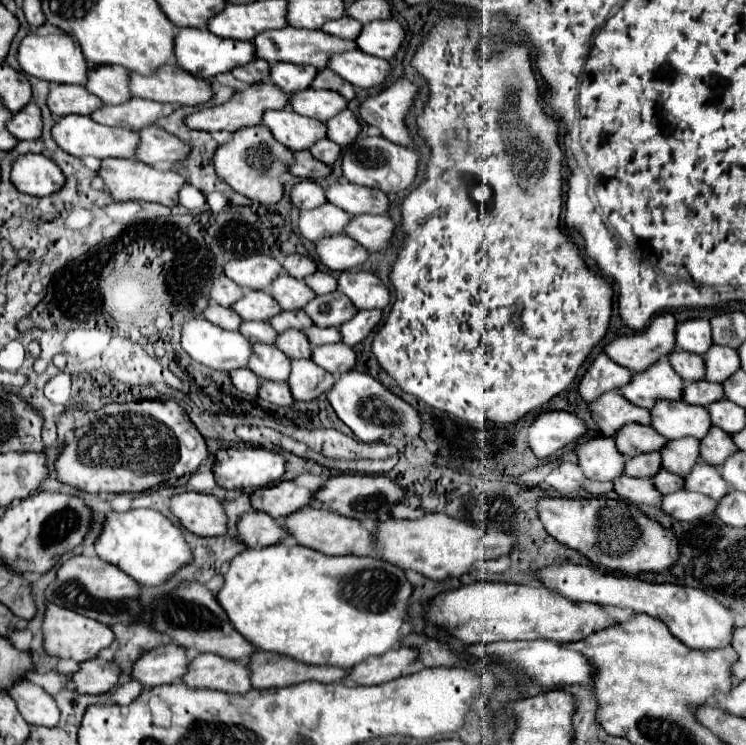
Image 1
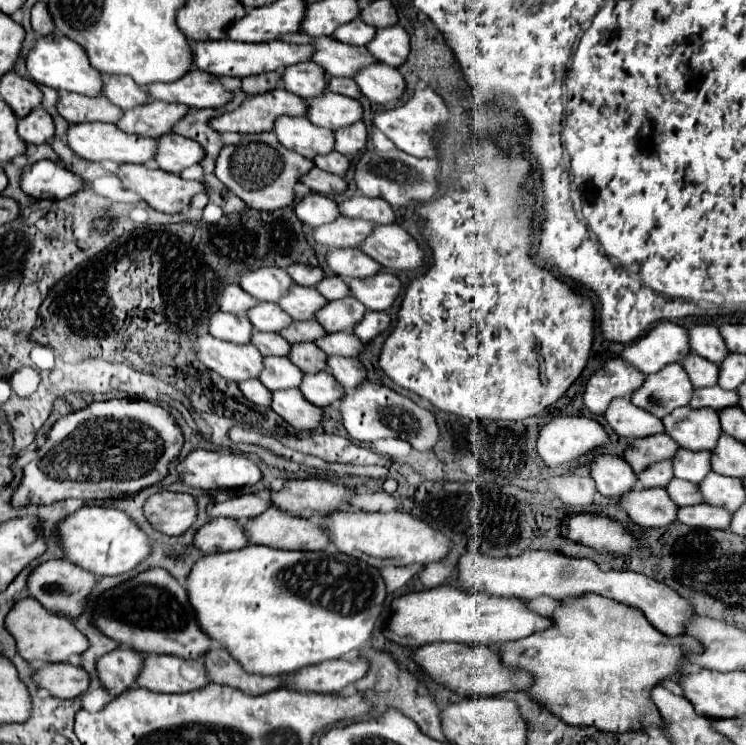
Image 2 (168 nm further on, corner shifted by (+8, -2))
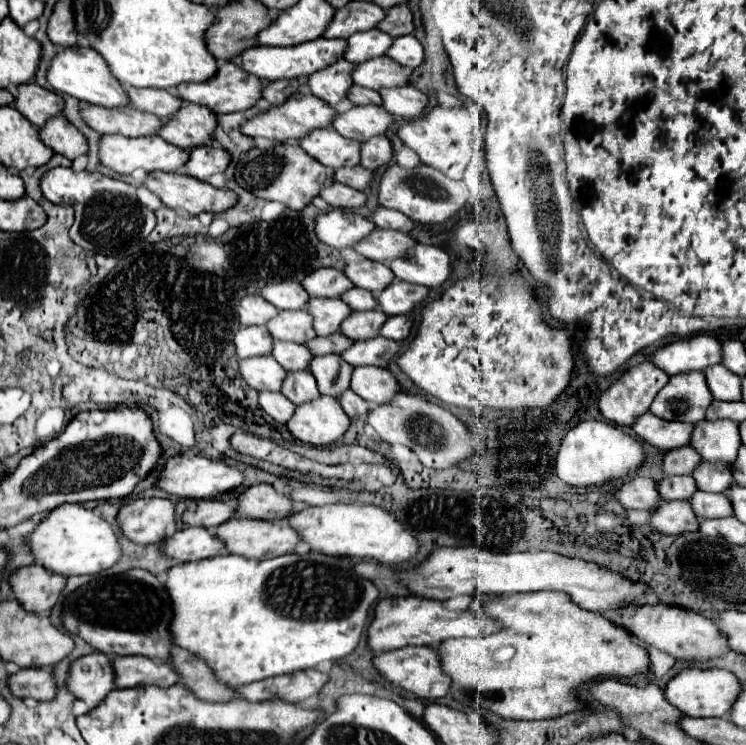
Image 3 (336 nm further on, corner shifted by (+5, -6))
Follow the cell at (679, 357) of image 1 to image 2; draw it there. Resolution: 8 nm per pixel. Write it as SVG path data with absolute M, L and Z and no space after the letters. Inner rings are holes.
M689 354L683 362L683 368L687 370L695 388L707 388L707 386L717 384L719 366L715 362L709 362L707 358L701 358L697 354Z

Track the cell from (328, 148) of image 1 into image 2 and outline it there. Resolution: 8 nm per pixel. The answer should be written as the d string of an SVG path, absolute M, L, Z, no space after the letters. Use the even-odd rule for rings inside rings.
M331 152L327 156L317 156L315 164L317 164L317 168L321 168L325 172L331 172L331 174L339 174L339 176L345 176L345 172L351 166L349 158L339 154L339 152Z

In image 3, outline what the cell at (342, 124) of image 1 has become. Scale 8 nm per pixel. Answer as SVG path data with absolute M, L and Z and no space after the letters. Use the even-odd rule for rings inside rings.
M374 136L360 146L360 166L368 170L376 170L386 166L392 158L392 146L386 136Z

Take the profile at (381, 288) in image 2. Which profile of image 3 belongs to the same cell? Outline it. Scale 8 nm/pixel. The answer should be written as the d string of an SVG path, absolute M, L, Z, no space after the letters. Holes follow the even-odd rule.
M394 280L390 286L386 286L378 296L378 308L386 316L396 316L396 314L406 314L410 312L416 304L420 304L428 296L428 288L420 284L408 284L402 280Z

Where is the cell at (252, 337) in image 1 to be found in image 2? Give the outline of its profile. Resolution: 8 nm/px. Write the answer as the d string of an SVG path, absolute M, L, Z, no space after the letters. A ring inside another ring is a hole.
M255 332L253 346L259 348L259 352L263 356L289 356L289 342L285 342L285 338L281 338L281 334L273 334L273 332Z

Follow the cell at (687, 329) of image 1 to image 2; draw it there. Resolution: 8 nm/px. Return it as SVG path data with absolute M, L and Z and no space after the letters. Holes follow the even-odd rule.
M701 324L701 326L695 326L689 330L689 344L691 344L691 350L715 364L723 362L729 354L727 346L725 346L725 340L721 338L721 332L717 326L707 326L707 324Z

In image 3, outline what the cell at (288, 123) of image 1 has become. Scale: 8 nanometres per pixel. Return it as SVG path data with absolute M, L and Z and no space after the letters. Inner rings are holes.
M320 128L312 130L304 138L298 140L298 146L322 162L324 166L330 168L340 168L340 166L356 166L358 164L358 152L360 152L360 142L340 138L332 128Z

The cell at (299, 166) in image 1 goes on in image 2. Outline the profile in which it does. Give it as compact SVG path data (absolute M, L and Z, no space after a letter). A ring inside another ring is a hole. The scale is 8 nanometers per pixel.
M313 168L307 176L301 178L301 182L311 188L313 192L317 194L343 194L347 190L347 182L341 178L341 176L335 176L335 174L329 174L329 172L323 172L319 168Z

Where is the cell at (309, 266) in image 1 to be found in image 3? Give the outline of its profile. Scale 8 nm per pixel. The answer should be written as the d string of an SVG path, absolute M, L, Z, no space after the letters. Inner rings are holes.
M318 268L318 270L310 272L302 280L302 286L304 286L304 290L310 296L338 298L344 290L352 288L354 284L340 270L334 270L334 268Z

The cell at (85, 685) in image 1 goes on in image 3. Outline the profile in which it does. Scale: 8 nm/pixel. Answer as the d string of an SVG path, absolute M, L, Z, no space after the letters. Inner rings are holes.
M26 668L10 676L10 688L20 698L36 698L40 702L50 702L56 698L58 684L48 668Z

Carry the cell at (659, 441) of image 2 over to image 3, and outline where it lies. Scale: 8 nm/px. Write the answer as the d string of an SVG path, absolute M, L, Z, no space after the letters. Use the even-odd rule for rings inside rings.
M682 446L664 452L662 456L662 472L666 476L690 476L692 470L700 464L700 454L692 446Z

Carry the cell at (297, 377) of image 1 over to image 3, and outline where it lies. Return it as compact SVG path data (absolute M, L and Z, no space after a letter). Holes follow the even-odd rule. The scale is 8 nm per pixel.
M344 390L338 398L336 398L342 406L342 410L350 416L350 418L360 418L368 412L368 402L362 400L358 394L354 394L352 390Z

